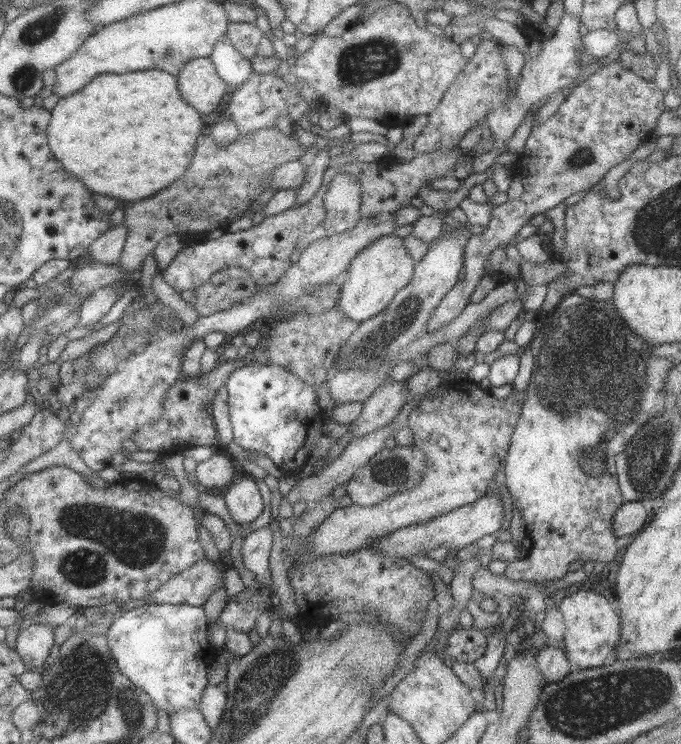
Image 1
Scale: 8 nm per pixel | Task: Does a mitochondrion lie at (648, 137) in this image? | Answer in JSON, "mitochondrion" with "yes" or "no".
{"mitochondrion":"no"}

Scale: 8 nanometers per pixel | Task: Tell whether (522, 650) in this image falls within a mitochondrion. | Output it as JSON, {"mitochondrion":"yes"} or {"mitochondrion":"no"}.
{"mitochondrion":"no"}

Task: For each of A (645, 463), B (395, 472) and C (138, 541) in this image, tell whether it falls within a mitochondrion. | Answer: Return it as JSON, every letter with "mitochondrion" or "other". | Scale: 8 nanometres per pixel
{"A":"mitochondrion","B":"mitochondrion","C":"mitochondrion"}

